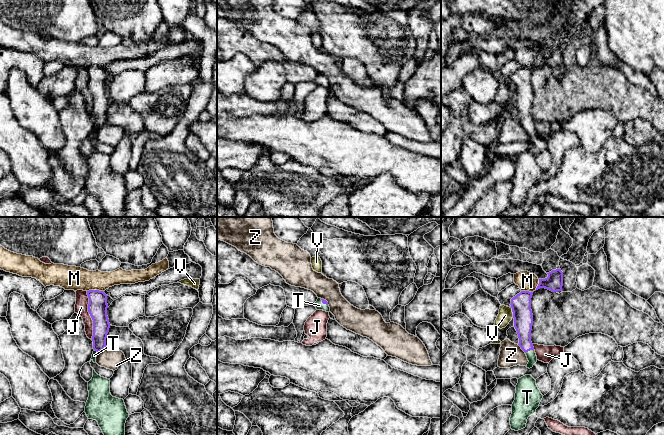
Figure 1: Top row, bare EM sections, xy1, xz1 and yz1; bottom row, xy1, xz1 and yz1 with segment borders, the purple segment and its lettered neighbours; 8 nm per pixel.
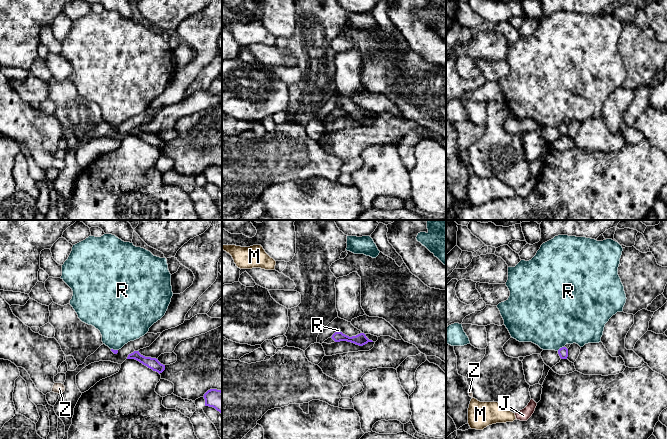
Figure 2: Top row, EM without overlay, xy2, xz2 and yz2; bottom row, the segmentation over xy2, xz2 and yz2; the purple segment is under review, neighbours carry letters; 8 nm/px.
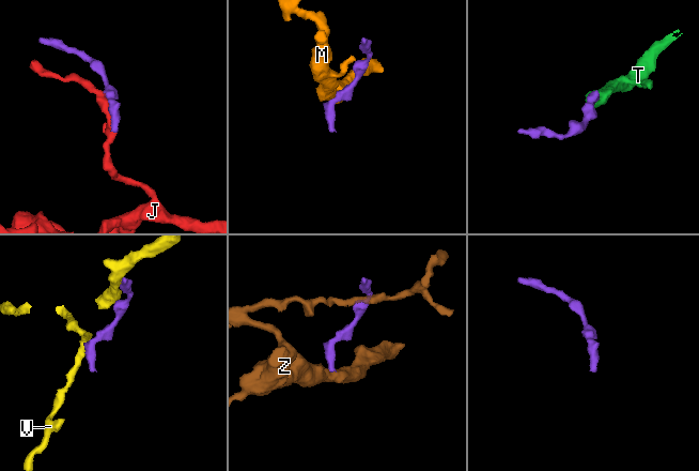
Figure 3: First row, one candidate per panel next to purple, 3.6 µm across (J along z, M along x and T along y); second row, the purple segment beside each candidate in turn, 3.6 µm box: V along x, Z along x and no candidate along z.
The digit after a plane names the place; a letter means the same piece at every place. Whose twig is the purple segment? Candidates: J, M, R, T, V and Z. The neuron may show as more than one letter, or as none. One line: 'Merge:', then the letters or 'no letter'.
Merge: T

